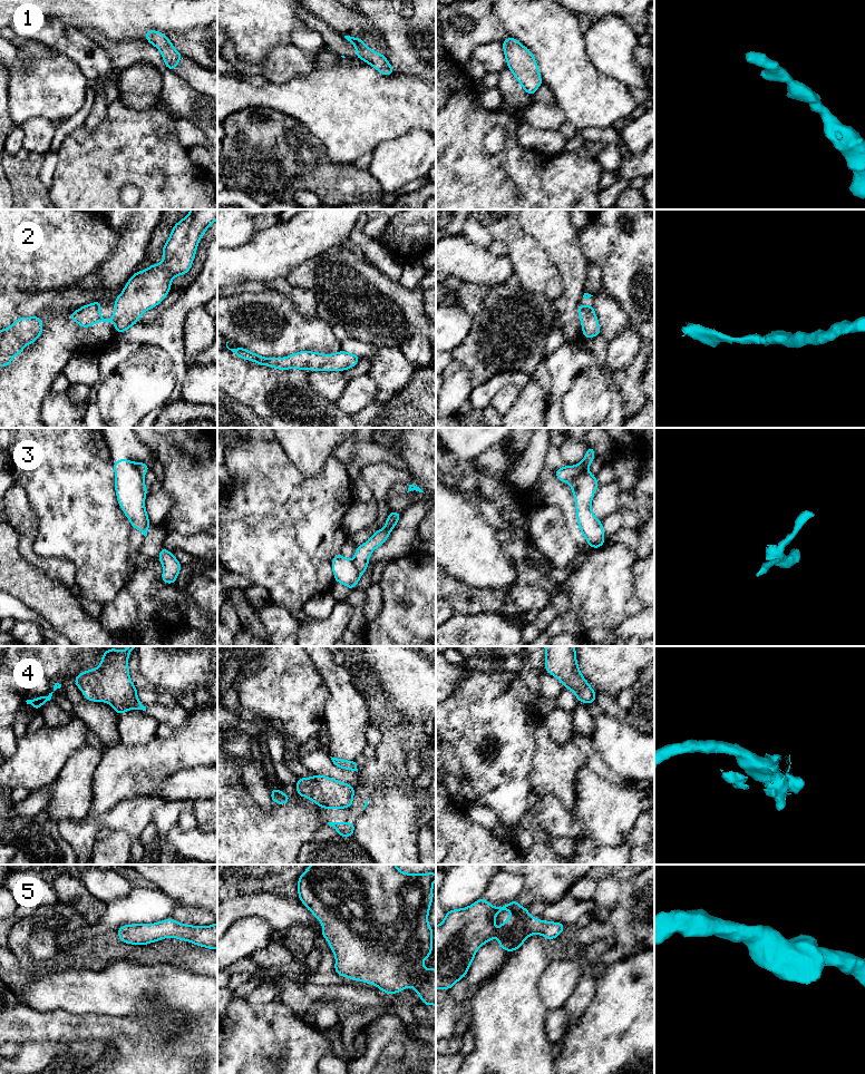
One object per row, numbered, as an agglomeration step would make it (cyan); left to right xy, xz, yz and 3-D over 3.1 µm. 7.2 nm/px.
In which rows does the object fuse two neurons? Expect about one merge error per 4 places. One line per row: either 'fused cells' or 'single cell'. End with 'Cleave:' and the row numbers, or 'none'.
1: single cell
2: single cell
3: fused cells
4: single cell
5: single cell
Cleave: 3

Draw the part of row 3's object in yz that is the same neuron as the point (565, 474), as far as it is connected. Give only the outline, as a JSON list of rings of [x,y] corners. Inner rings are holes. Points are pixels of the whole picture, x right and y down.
[[[589,446],[589,449],[581,462],[575,466],[564,466],[555,471],[555,476],[562,482],[571,482],[579,473],[589,469],[595,458],[594,448]]]

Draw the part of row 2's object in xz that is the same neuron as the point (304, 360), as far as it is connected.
[[[226,342],[226,348],[229,350],[231,350],[232,352],[234,352],[239,358],[256,362],[257,364],[263,365],[263,367],[269,365],[271,368],[279,369],[279,370],[282,370],[282,371],[286,371],[286,370],[291,370],[291,369],[312,370],[313,372],[314,371],[320,371],[320,370],[322,370],[322,371],[344,371],[344,370],[353,368],[360,360],[359,355],[352,354],[352,353],[349,353],[349,352],[344,352],[342,350],[337,352],[337,353],[332,353],[332,354],[323,354],[323,353],[312,352],[312,351],[300,351],[300,352],[292,353],[292,354],[290,354],[288,357],[284,357],[284,358],[264,358],[262,355],[259,355],[259,354],[253,353],[251,351],[247,351],[246,349],[241,348],[241,346],[239,346],[236,349],[230,349],[227,346],[227,343],[229,342]]]

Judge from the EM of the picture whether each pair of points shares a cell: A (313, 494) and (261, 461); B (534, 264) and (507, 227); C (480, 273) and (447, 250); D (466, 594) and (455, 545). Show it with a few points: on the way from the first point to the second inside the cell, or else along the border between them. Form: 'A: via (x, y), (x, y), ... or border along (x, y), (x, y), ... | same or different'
A: via (300, 494), (293, 494), (274, 475) | same
B: via (525, 255), (513, 236) | same
C: via (473, 265), (455, 255) | same
D: border along (447, 572), (470, 586), (489, 588) | different

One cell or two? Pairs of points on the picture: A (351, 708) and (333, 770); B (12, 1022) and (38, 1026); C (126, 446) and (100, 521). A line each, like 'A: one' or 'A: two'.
A: two
B: one
C: two

